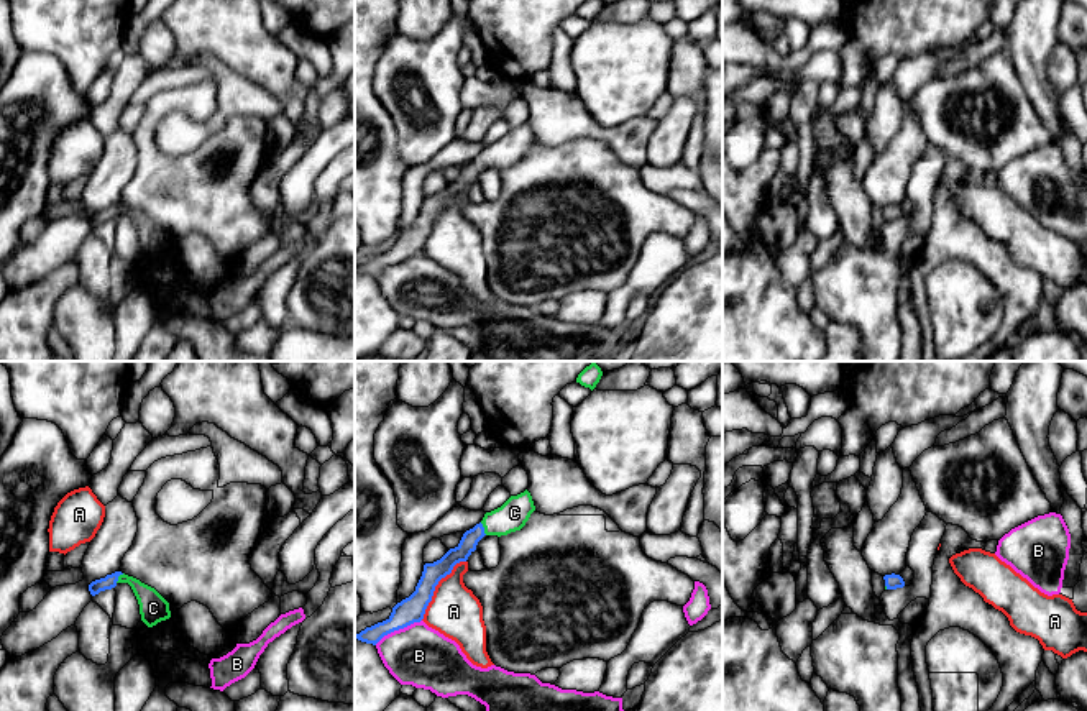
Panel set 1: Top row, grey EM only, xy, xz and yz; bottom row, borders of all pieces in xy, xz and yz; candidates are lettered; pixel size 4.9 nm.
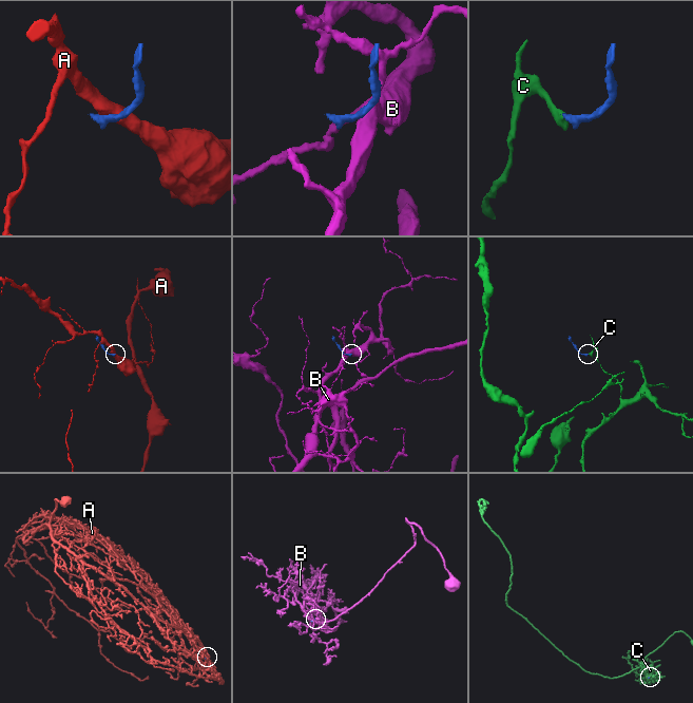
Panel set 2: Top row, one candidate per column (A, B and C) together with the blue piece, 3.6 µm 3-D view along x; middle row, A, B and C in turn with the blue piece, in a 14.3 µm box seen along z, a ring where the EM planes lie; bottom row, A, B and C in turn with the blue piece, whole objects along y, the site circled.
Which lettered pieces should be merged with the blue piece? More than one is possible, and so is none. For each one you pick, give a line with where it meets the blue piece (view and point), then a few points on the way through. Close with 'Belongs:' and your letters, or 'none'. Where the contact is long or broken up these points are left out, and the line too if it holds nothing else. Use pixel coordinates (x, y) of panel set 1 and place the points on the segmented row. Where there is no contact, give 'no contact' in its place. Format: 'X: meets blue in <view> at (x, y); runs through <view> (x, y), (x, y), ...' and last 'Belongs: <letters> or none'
C: meets blue in xz at (483, 529); runs through xz (470, 539), (483, 529), (514, 513)
Belongs: C

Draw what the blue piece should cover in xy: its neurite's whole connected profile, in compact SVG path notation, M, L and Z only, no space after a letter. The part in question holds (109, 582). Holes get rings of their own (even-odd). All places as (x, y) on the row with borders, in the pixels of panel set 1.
M115 571L105 578L92 581L89 585L89 591L95 596L100 591L115 588L118 583L128 583L131 586L140 604L141 621L148 627L171 617L169 603L154 588L122 571Z

